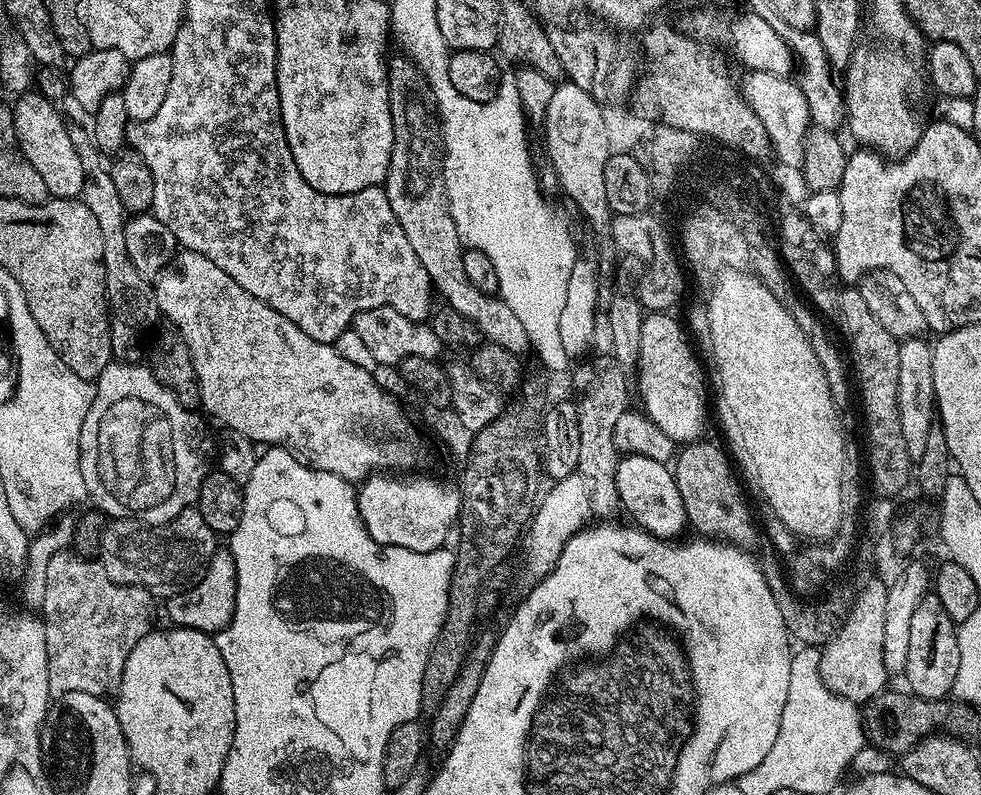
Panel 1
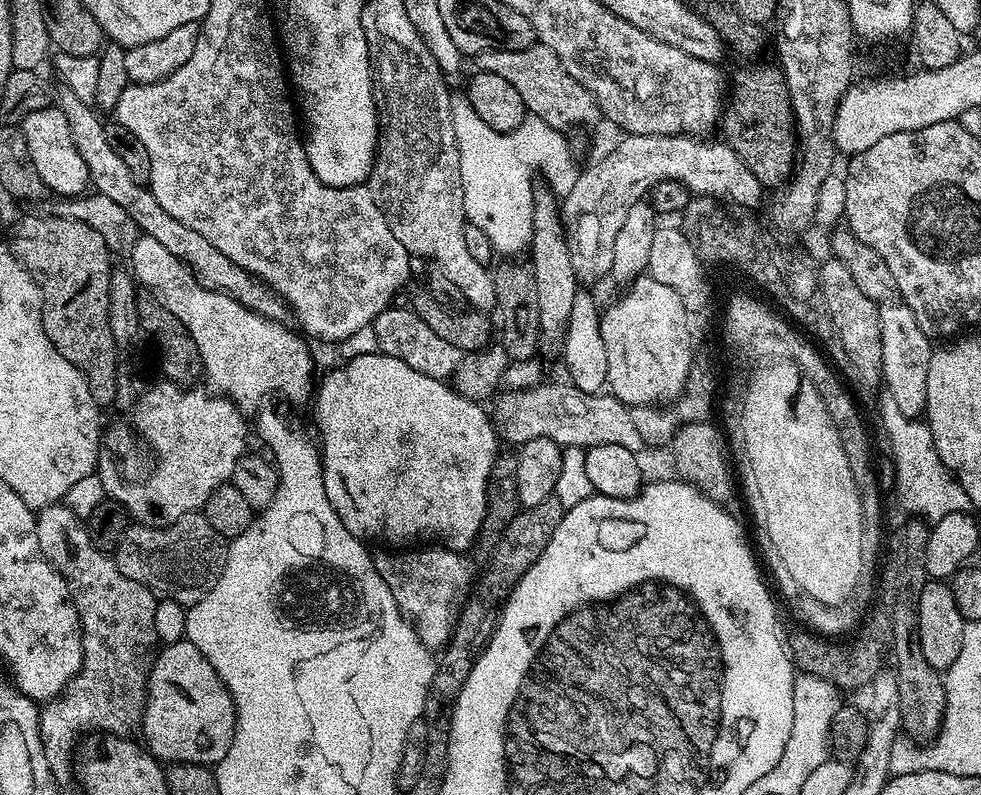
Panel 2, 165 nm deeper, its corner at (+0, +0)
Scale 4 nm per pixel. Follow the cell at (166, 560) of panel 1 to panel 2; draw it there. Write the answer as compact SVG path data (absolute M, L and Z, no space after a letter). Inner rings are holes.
M187 512L178 522L167 524L165 528L133 523L126 534L122 534L114 559L126 578L134 578L134 582L155 592L159 599L191 606L218 582L228 557L228 546L229 541L220 536L200 512Z

